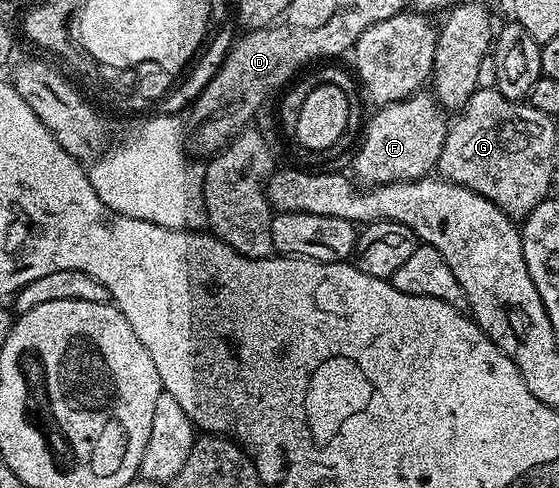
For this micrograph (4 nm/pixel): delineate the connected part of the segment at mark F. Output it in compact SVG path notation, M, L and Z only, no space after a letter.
M418 91L402 101L380 106L377 114L364 122L363 136L356 146L357 158L353 161L358 182L372 187L396 181L418 181L436 170L450 122L445 121L446 110L437 98L426 93Z

